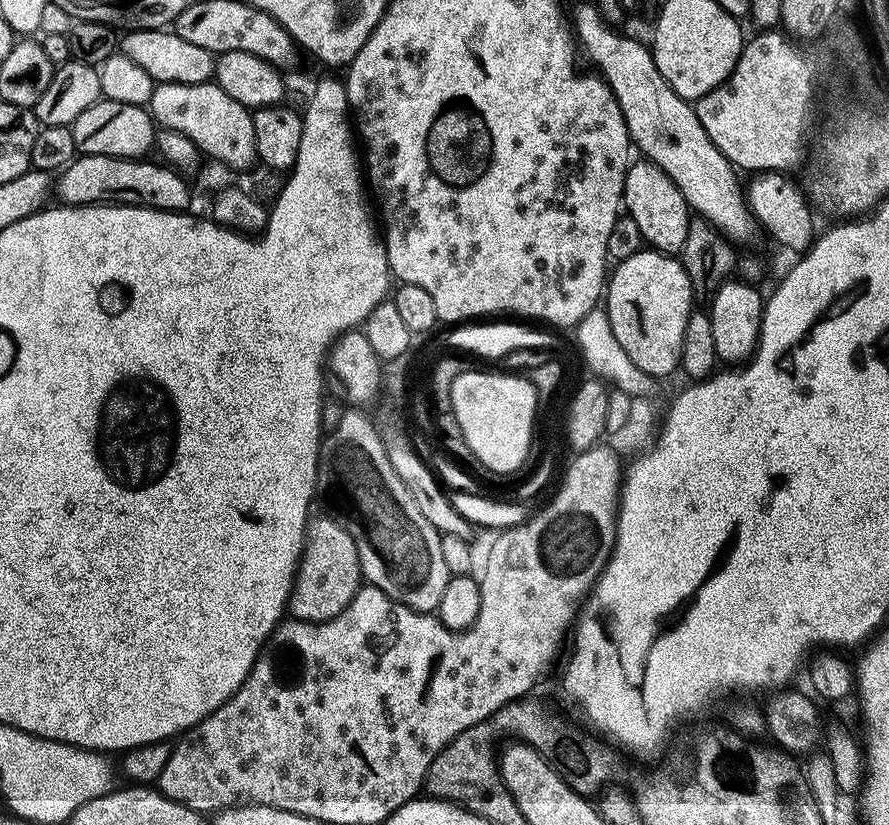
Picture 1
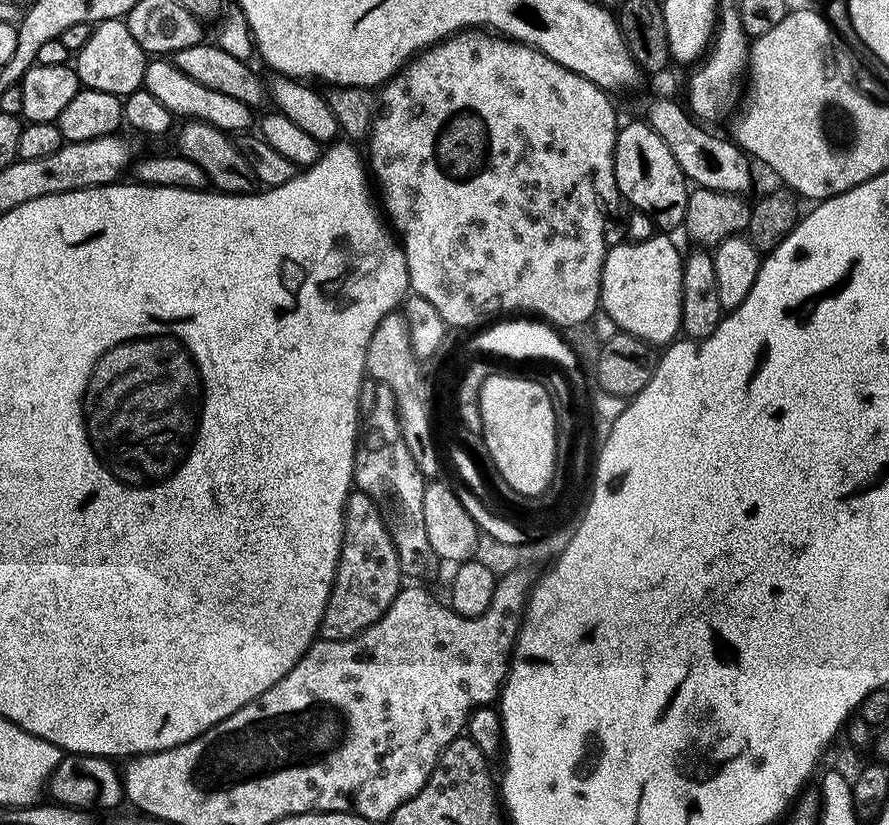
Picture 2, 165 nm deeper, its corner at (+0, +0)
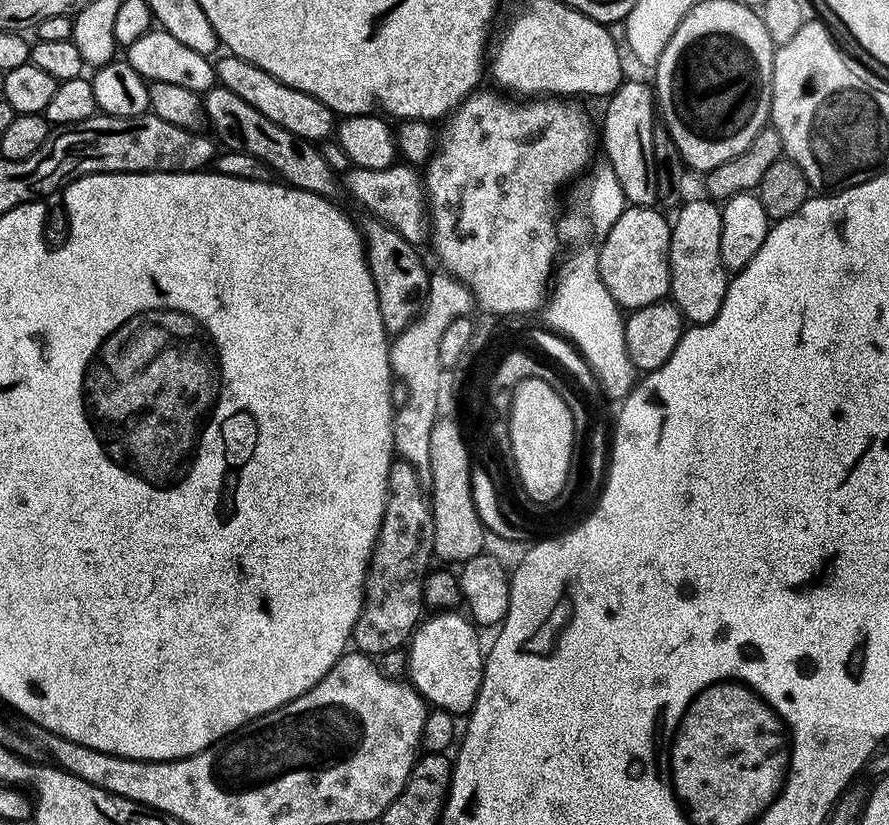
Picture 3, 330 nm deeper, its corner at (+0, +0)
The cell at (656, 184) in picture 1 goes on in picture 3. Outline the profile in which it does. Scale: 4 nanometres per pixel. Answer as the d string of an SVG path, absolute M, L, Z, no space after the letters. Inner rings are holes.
M625 79L611 96L604 108L604 152L608 155L607 167L614 170L618 186L622 186L625 201L632 206L652 206L657 203L655 192L655 160L651 150L651 130L654 125L654 92L640 80Z

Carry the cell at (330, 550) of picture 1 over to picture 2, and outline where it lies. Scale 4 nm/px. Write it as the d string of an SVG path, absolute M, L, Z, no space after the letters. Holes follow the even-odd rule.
M364 490L349 493L344 508L344 540L326 610L317 635L328 641L350 640L374 624L400 592L404 570L383 513Z

